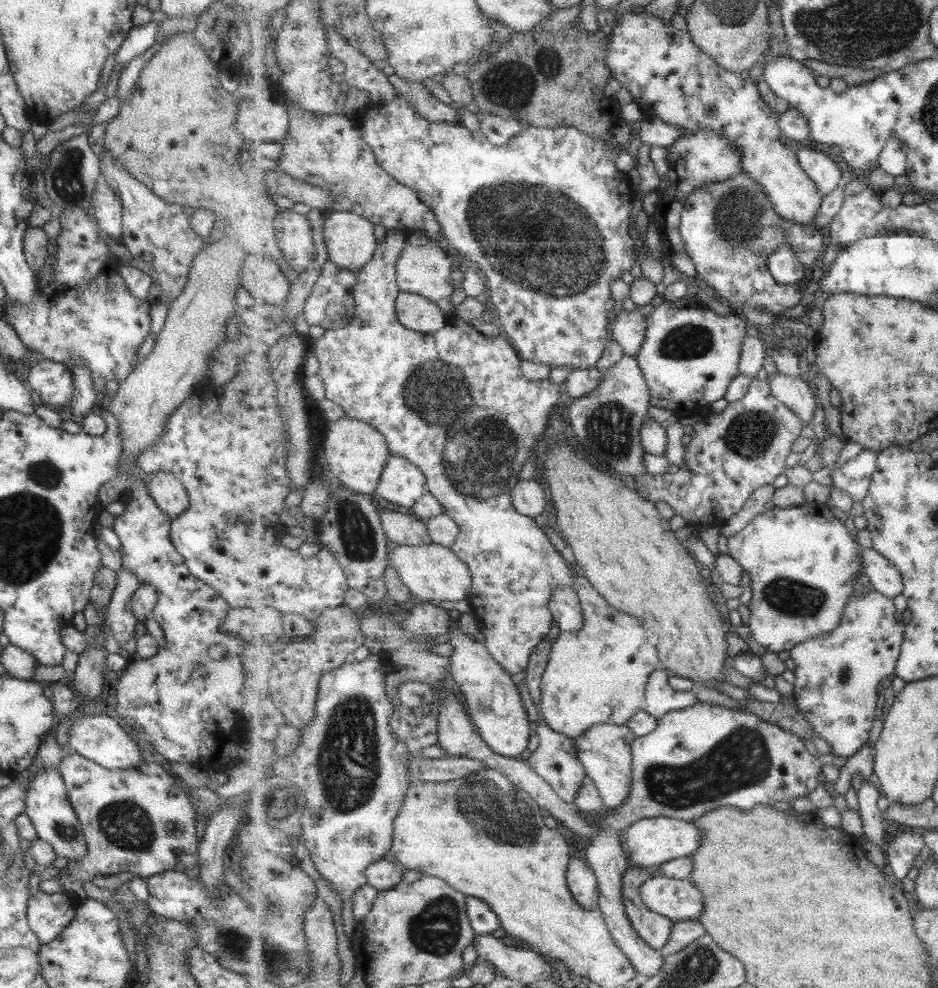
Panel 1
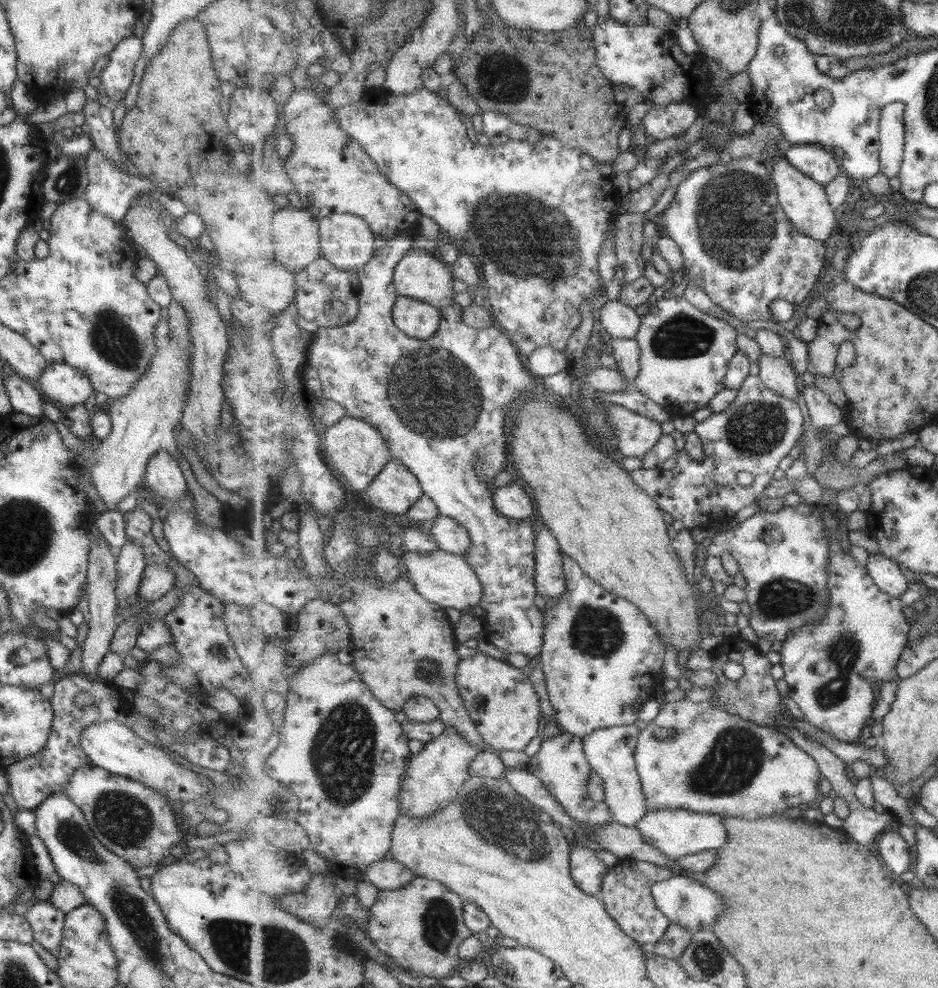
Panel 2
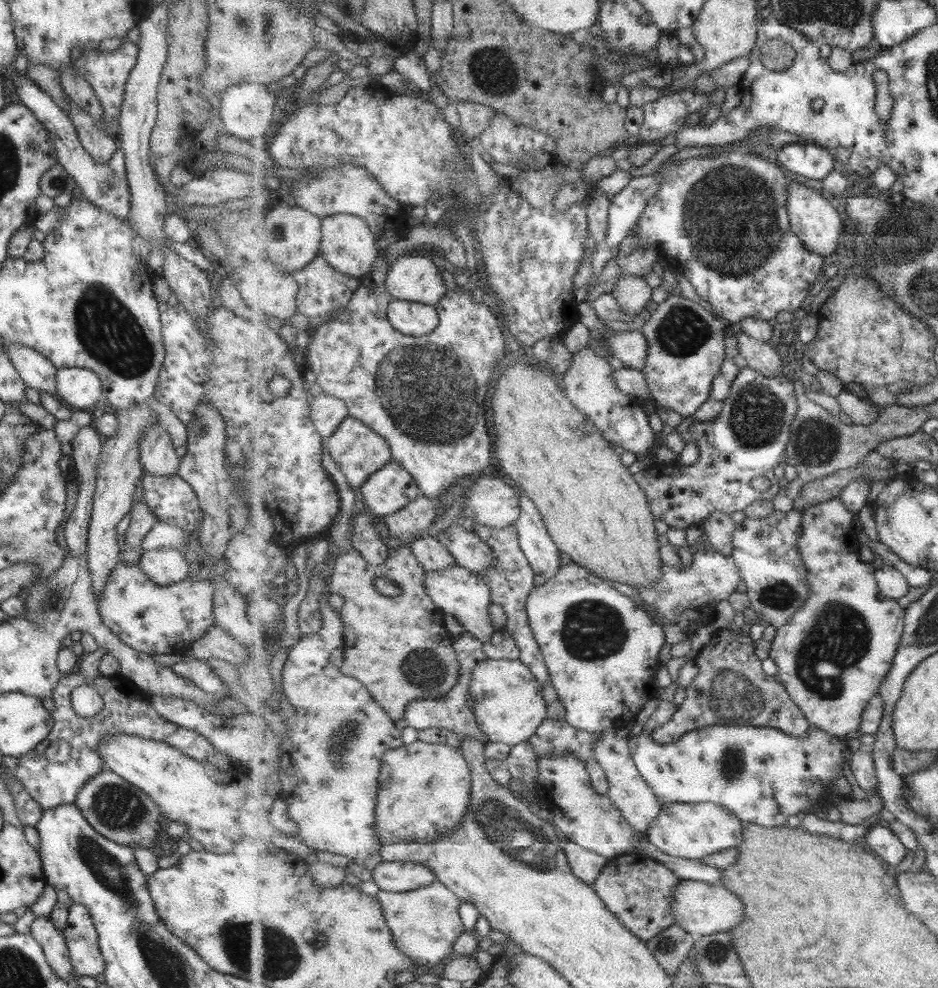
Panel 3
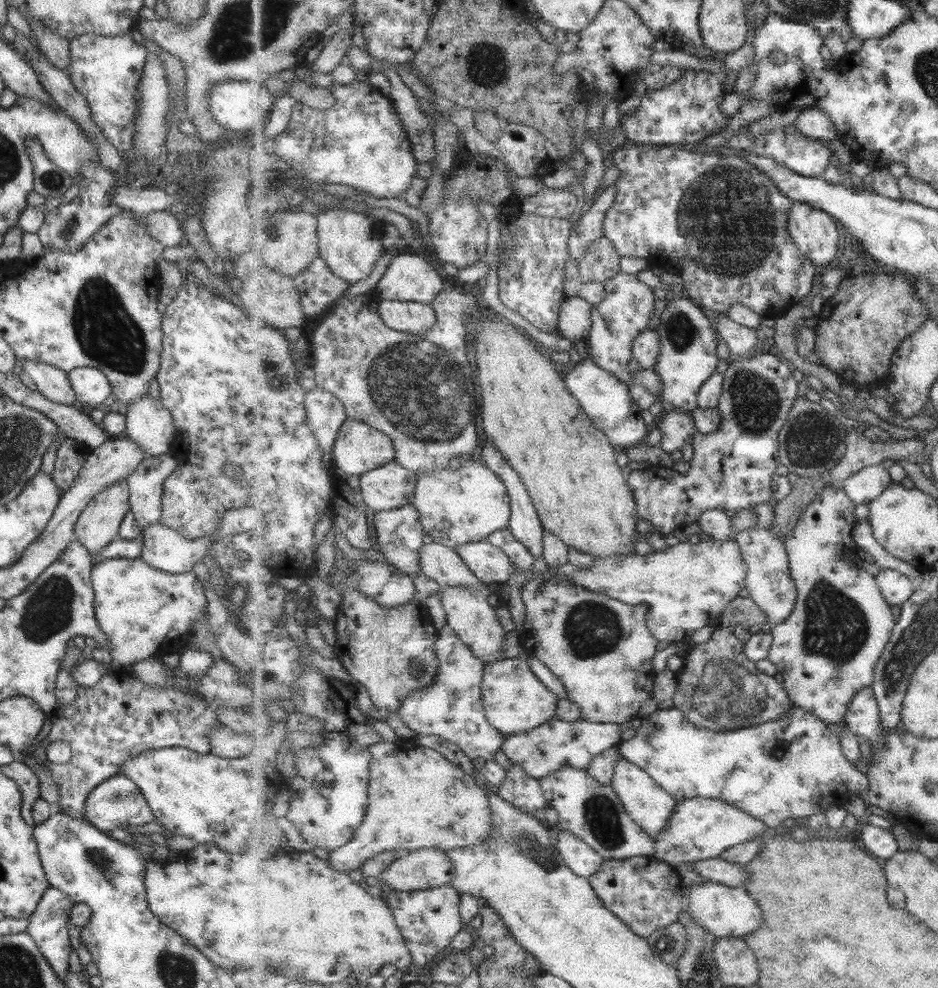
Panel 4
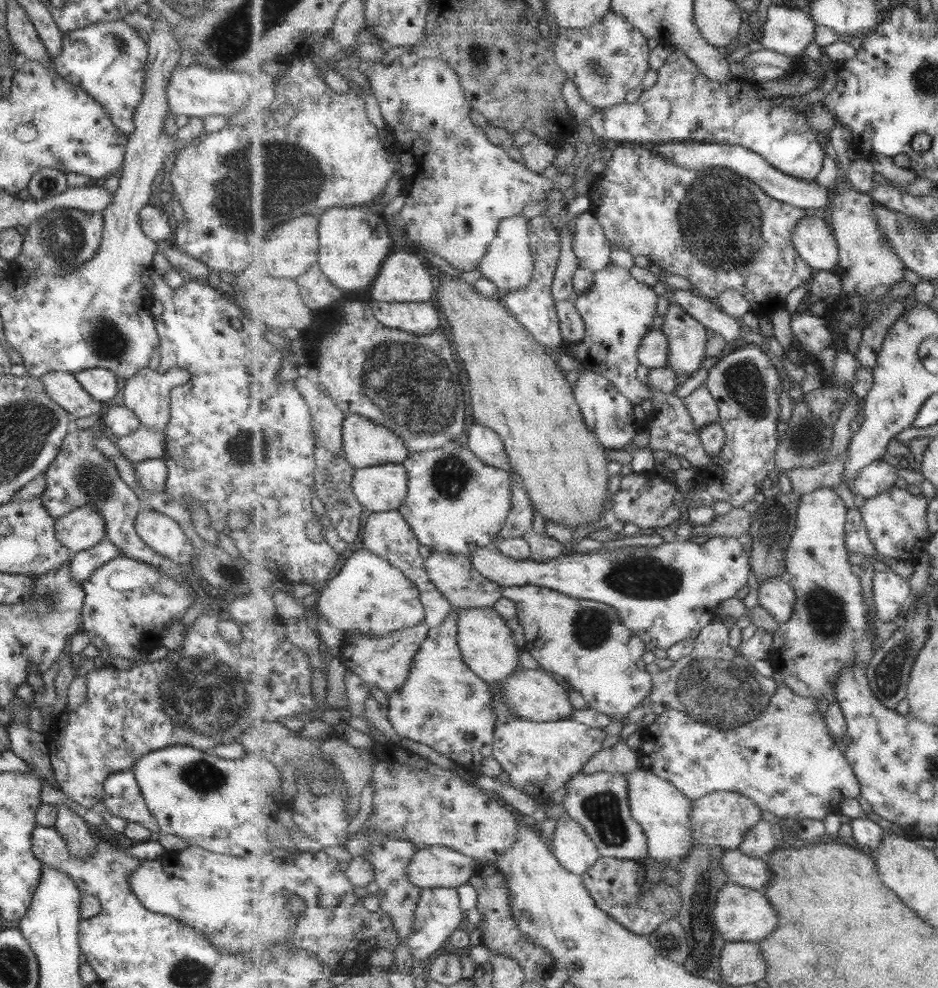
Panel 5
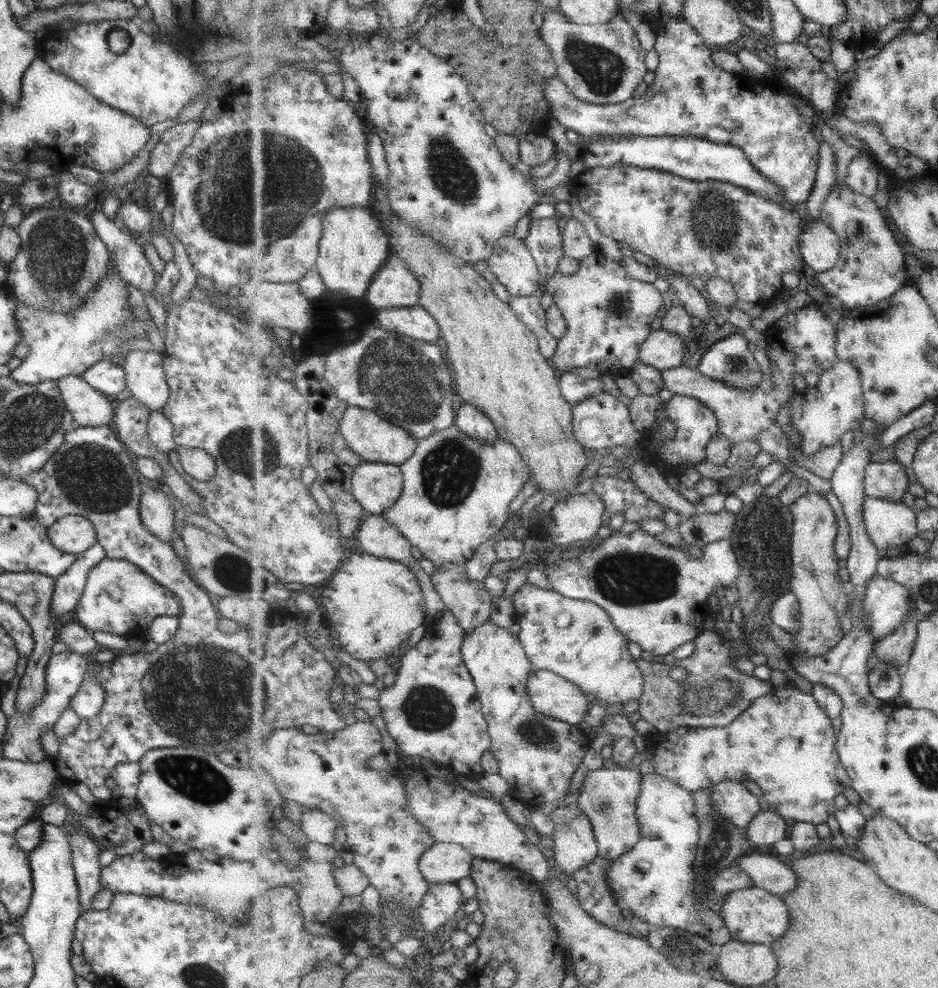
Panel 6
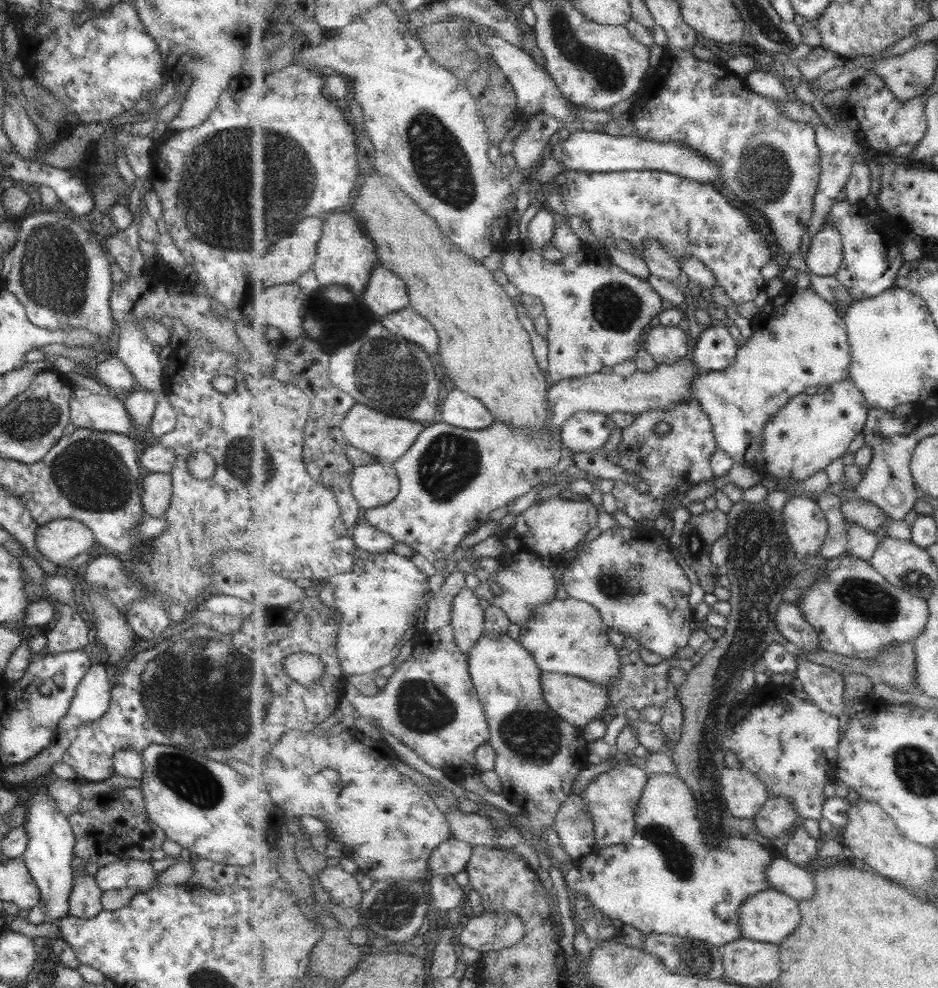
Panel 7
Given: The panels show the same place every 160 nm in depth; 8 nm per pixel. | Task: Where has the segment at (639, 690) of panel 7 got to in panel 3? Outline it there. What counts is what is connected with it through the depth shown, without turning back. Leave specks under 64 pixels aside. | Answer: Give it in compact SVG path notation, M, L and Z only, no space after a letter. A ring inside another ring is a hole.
M729 627L719 629L715 640L711 644L707 644L705 648L702 647L700 652L693 658L693 662L698 667L698 673L693 682L686 688L686 699L678 705L678 711L674 714L670 724L654 730L656 741L672 743L681 738L686 732L713 724L775 727L797 738L803 738L809 734L811 724L804 712L791 698L782 681L777 682L773 676L763 670L762 659L756 653L756 643L745 629L733 630Z

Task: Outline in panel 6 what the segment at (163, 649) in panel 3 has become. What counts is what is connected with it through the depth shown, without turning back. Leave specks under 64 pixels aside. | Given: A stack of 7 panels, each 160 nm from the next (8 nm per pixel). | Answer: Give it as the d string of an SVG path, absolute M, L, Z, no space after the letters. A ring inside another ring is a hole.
M103 557L95 566L91 566L87 571L87 576L83 584L81 597L74 610L75 620L88 631L109 632L109 634L119 634L127 638L136 637L143 642L148 640L147 627L155 617L172 617L174 619L180 614L180 605L176 596L147 576L130 562Z

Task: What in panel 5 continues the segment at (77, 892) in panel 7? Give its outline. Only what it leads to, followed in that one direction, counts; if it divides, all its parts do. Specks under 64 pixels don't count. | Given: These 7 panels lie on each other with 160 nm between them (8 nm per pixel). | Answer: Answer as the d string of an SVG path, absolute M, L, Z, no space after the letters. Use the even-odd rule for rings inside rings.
M65 805L57 806L56 810L55 831L65 841L72 855L84 856L96 847L96 839L91 834L91 828L83 819Z

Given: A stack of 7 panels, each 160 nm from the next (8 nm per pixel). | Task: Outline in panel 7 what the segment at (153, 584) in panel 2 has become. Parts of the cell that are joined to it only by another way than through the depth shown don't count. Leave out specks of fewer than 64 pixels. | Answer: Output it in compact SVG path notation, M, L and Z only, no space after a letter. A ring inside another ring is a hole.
M147 471L140 483L142 510L149 516L161 518L171 498L170 475L162 472Z

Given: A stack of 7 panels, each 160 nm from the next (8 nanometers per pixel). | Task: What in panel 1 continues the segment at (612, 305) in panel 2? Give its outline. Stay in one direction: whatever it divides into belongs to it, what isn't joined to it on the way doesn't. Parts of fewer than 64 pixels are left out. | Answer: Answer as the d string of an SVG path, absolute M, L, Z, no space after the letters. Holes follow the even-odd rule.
M638 310L617 312L611 323L613 339L622 348L624 355L637 359L639 350L647 337L647 317L639 314Z

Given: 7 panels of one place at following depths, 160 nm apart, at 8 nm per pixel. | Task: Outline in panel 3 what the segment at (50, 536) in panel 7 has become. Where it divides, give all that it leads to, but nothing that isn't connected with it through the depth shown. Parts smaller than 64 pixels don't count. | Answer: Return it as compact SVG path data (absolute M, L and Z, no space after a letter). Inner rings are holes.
M148 403L132 406L129 409L116 409L114 414L118 425L111 437L103 438L99 450L95 488L92 490L91 514L87 525L86 560L95 600L99 600L98 594L102 591L107 575L120 562L122 548L116 537L117 523L129 514L138 495L138 485L143 470L138 460L136 442L145 425L157 423L156 416L148 407Z

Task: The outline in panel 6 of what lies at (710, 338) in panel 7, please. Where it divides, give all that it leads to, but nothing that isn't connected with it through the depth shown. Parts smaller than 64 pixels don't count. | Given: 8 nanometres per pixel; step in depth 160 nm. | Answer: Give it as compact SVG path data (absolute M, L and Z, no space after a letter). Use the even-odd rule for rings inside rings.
M739 333L712 344L702 356L698 369L711 380L725 382L745 392L755 392L766 379L749 350L747 338Z

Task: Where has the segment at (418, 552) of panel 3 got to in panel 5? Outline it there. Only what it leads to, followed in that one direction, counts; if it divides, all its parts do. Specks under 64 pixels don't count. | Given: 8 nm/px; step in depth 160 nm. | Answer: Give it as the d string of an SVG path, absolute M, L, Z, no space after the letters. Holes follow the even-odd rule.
M431 552L426 559L426 569L431 580L456 610L460 610L460 608L493 607L503 598L500 584L481 574L474 567L471 558L463 554Z

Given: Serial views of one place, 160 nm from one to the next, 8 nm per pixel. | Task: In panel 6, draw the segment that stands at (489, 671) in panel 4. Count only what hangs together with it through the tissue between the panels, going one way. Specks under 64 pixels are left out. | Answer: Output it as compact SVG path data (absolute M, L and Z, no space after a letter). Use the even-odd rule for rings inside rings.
M534 669L528 682L528 695L541 714L578 725L586 720L590 697L563 675L551 670Z

